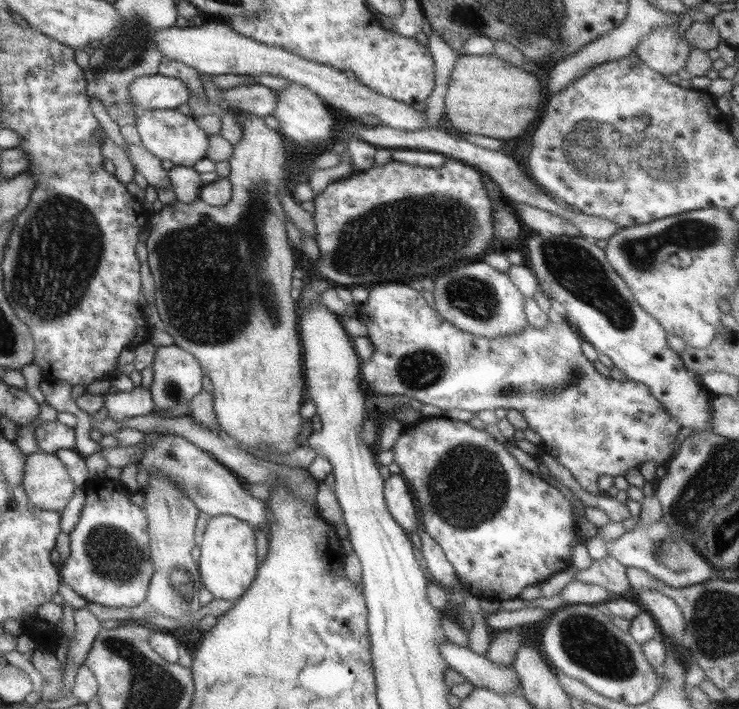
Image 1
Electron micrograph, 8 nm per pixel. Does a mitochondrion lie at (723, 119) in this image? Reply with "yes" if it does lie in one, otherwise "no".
no

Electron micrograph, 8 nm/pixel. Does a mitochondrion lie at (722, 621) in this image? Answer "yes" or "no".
yes

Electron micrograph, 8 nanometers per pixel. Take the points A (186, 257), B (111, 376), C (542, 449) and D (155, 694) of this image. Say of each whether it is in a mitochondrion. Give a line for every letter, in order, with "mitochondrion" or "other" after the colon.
A: mitochondrion
B: other
C: other
D: mitochondrion

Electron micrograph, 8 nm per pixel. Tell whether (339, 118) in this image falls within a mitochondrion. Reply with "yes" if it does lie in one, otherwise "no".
no

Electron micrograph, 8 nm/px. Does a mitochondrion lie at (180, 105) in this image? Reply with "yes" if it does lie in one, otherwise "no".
no

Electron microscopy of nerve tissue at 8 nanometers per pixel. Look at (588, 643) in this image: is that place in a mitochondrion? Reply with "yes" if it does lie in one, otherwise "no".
yes

